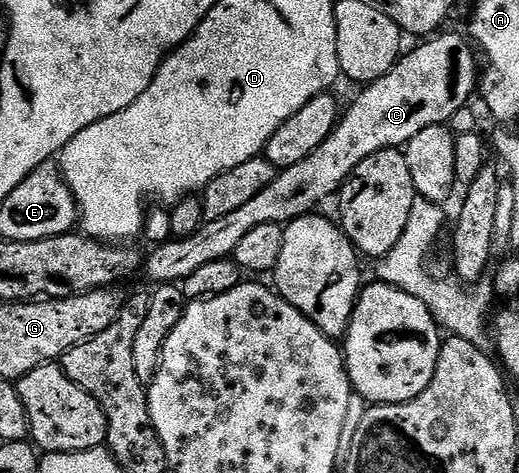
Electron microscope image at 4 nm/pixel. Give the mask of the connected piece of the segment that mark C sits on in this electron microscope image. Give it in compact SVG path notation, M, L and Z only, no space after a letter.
M449 30L441 31L439 34L433 35L431 38L425 39L423 42L417 43L420 44L417 46L413 52L405 51L401 55L400 59L396 61L395 66L393 66L388 73L382 78L378 78L373 84L361 87L360 92L356 96L356 101L349 106L343 109L342 115L339 117L339 124L336 125L336 128L333 130L329 137L326 138L324 142L312 154L304 158L300 162L297 162L290 166L289 168L282 168L277 171L274 182L270 182L270 186L266 186L266 190L261 190L251 202L246 202L246 206L242 206L238 210L234 210L230 214L225 214L222 218L214 218L213 220L205 220L201 224L200 229L197 230L190 238L182 238L167 240L165 244L157 244L151 249L152 253L149 256L146 256L146 259L142 264L143 275L148 275L153 285L159 286L161 284L174 284L177 282L182 282L190 274L194 274L194 270L200 269L202 266L206 266L210 262L218 262L219 260L229 259L236 251L238 250L238 242L242 242L242 238L246 238L246 234L250 234L250 230L254 230L254 226L266 226L267 224L278 224L281 226L287 226L292 220L297 220L303 216L309 215L313 211L312 208L315 204L320 204L323 202L327 196L335 197L339 193L340 189L344 186L344 181L351 176L353 170L358 167L366 158L370 158L370 154L374 154L378 150L386 150L387 148L398 148L403 149L408 145L411 140L414 138L414 134L422 134L422 130L426 130L430 126L438 126L439 124L447 125L451 121L454 114L458 114L458 110L462 110L469 103L468 99L471 96L474 96L474 93L478 88L478 64L476 68L476 56L478 60L478 52L475 47L470 43L469 37L467 35L459 36L456 32L448 32Z

